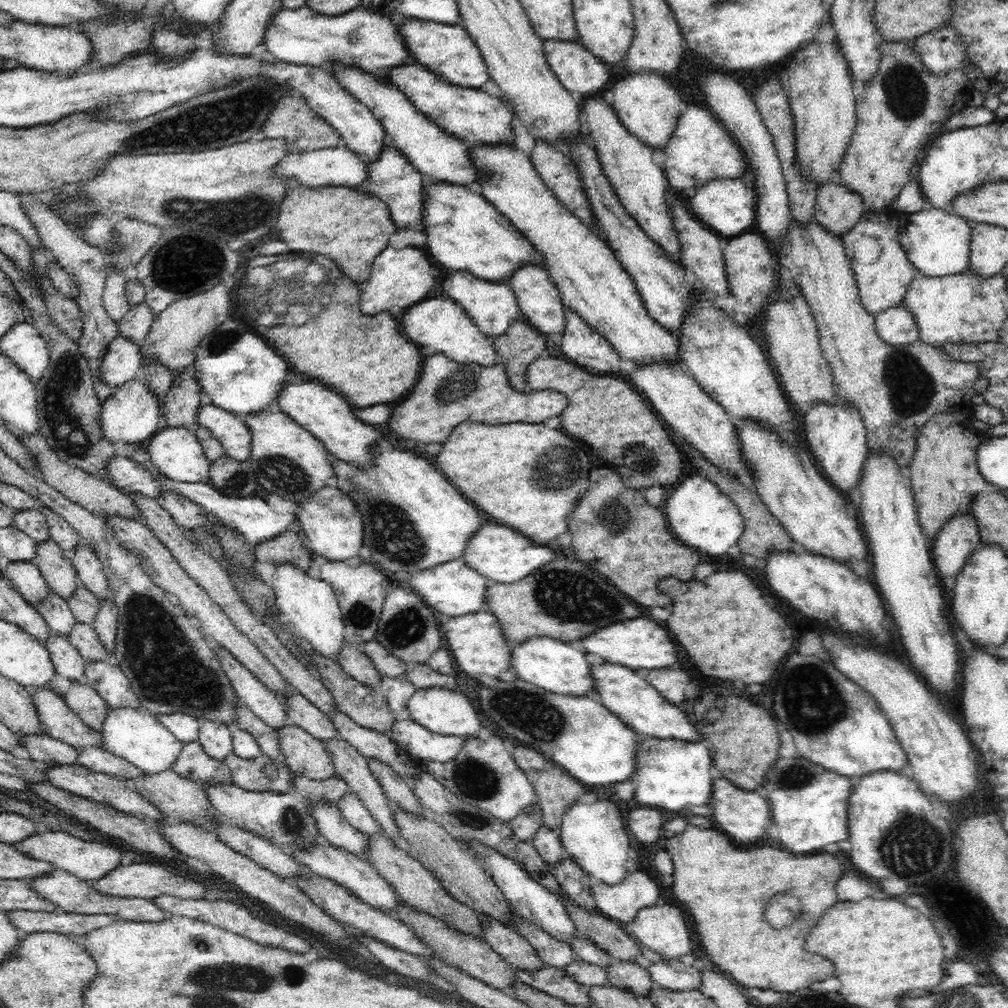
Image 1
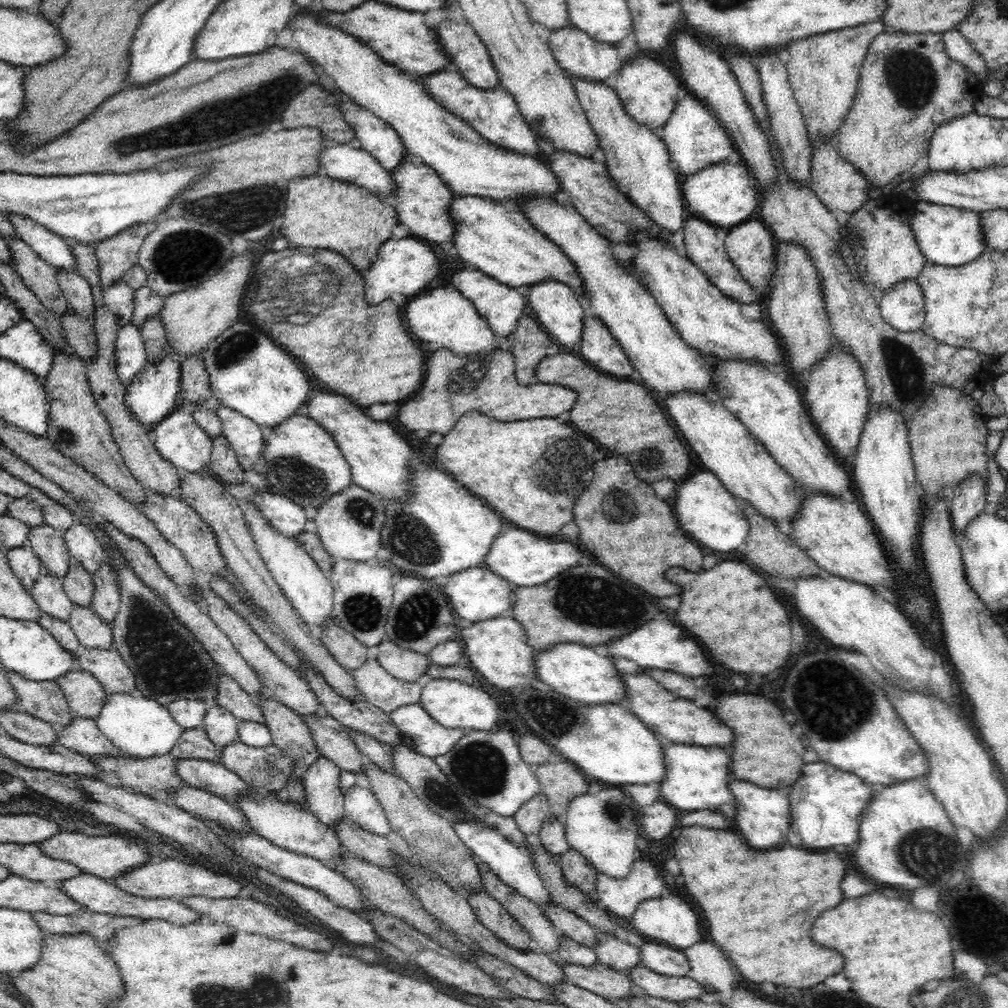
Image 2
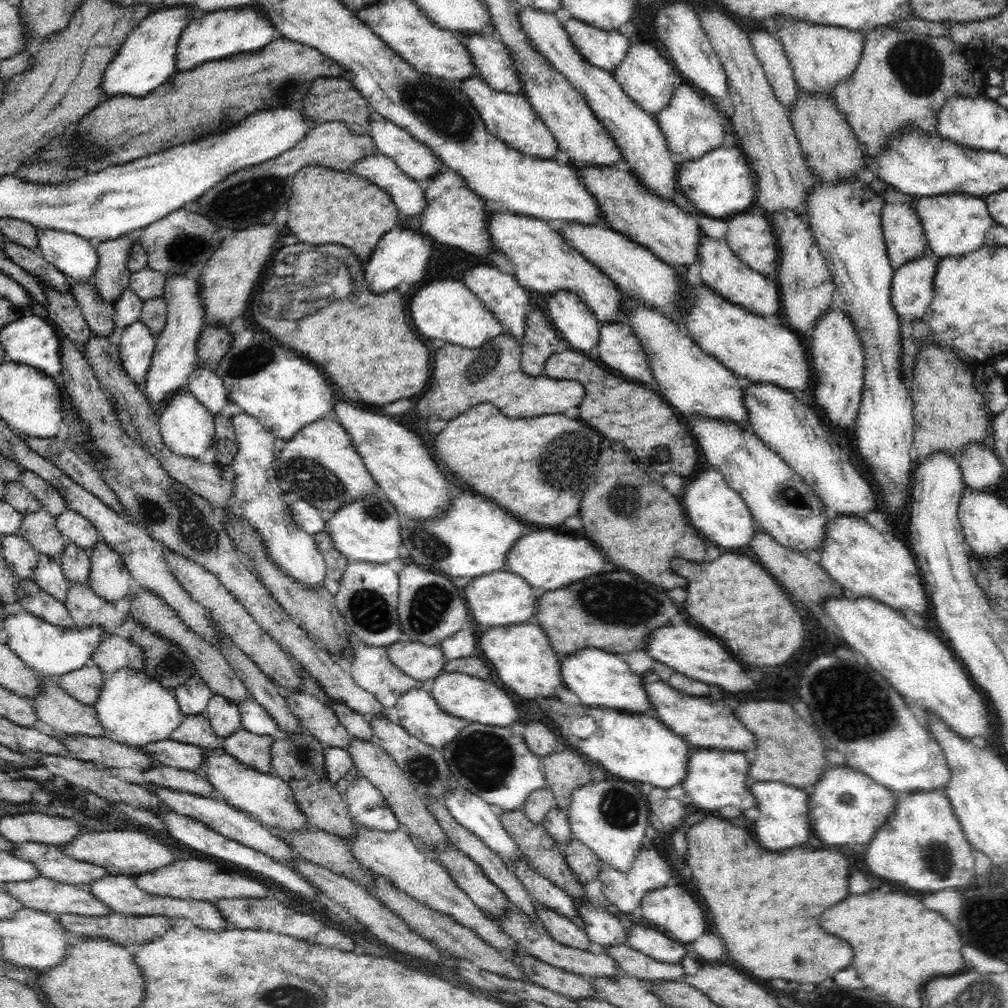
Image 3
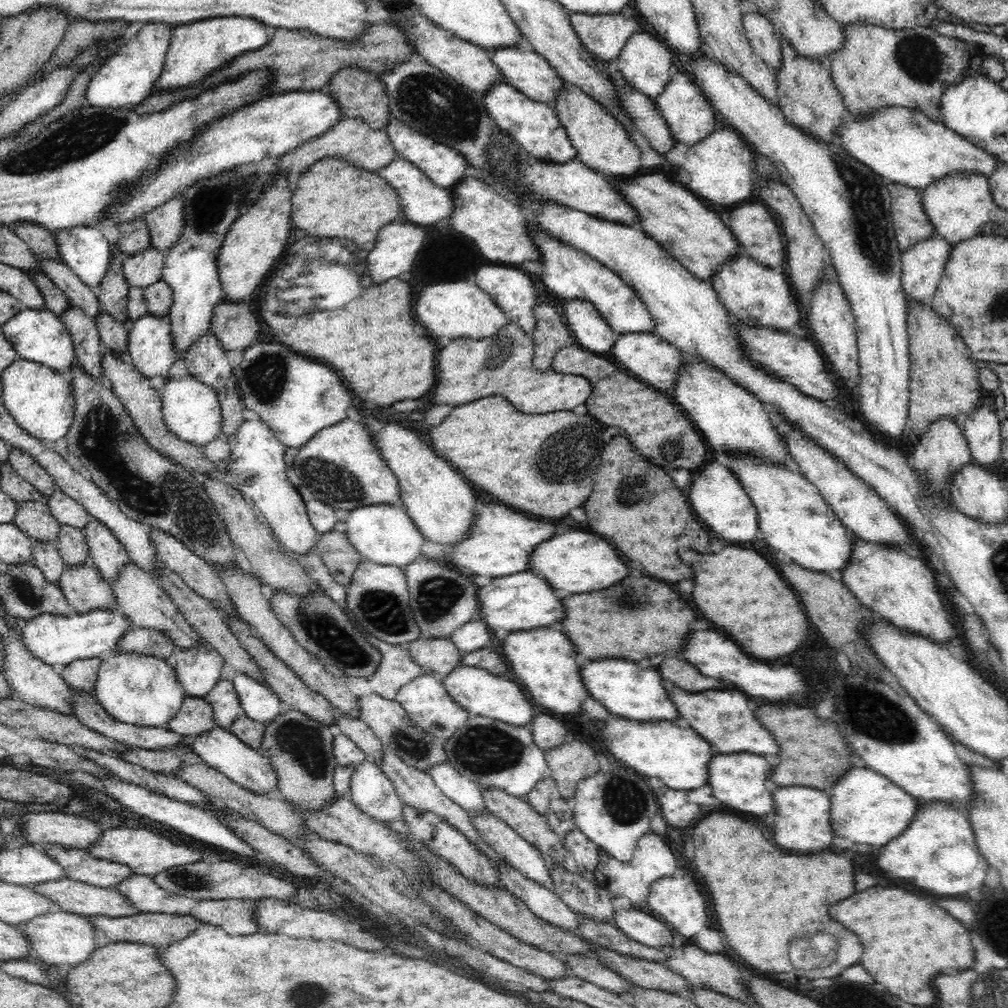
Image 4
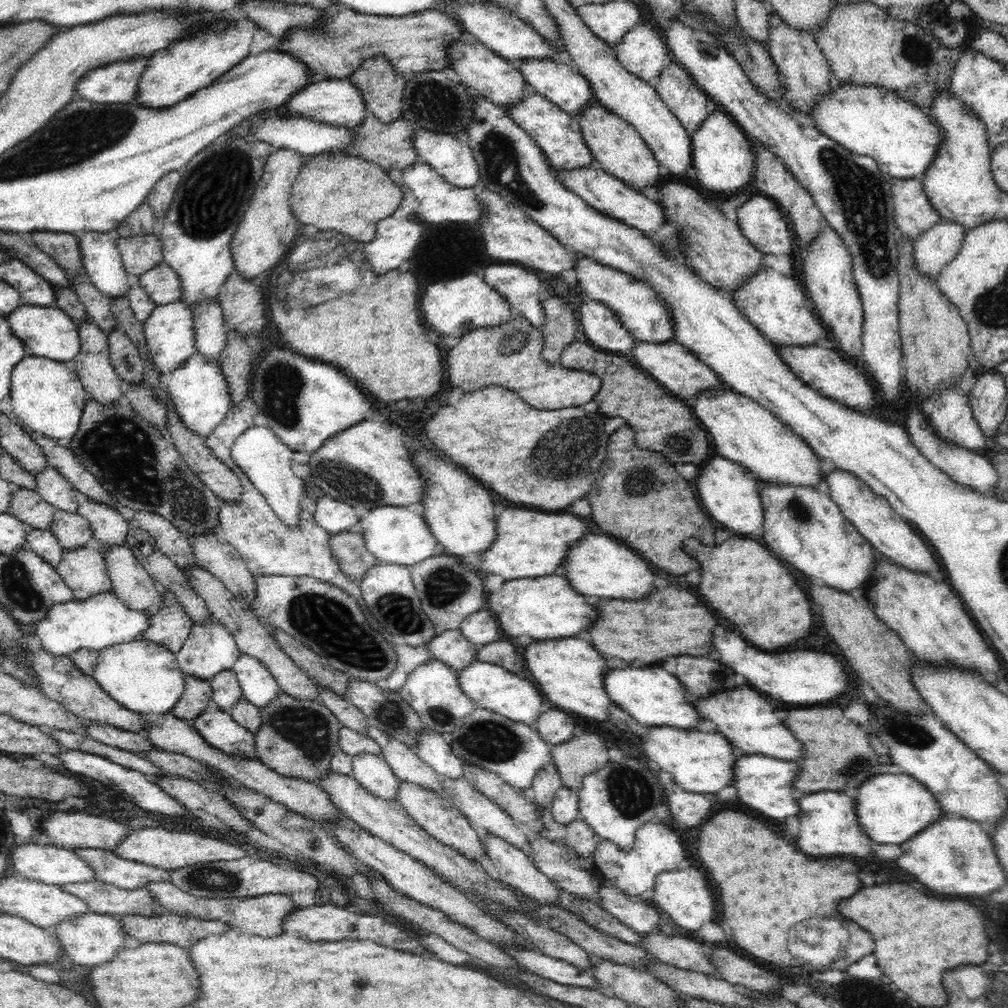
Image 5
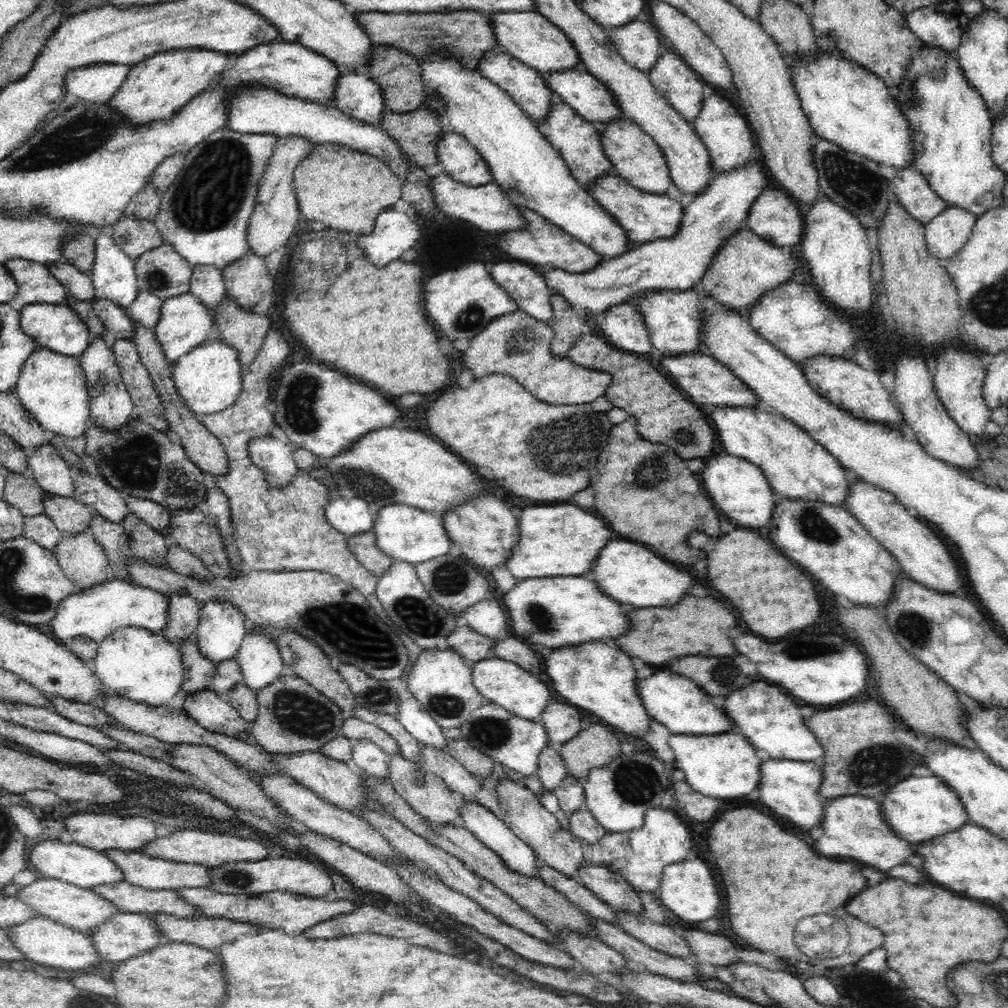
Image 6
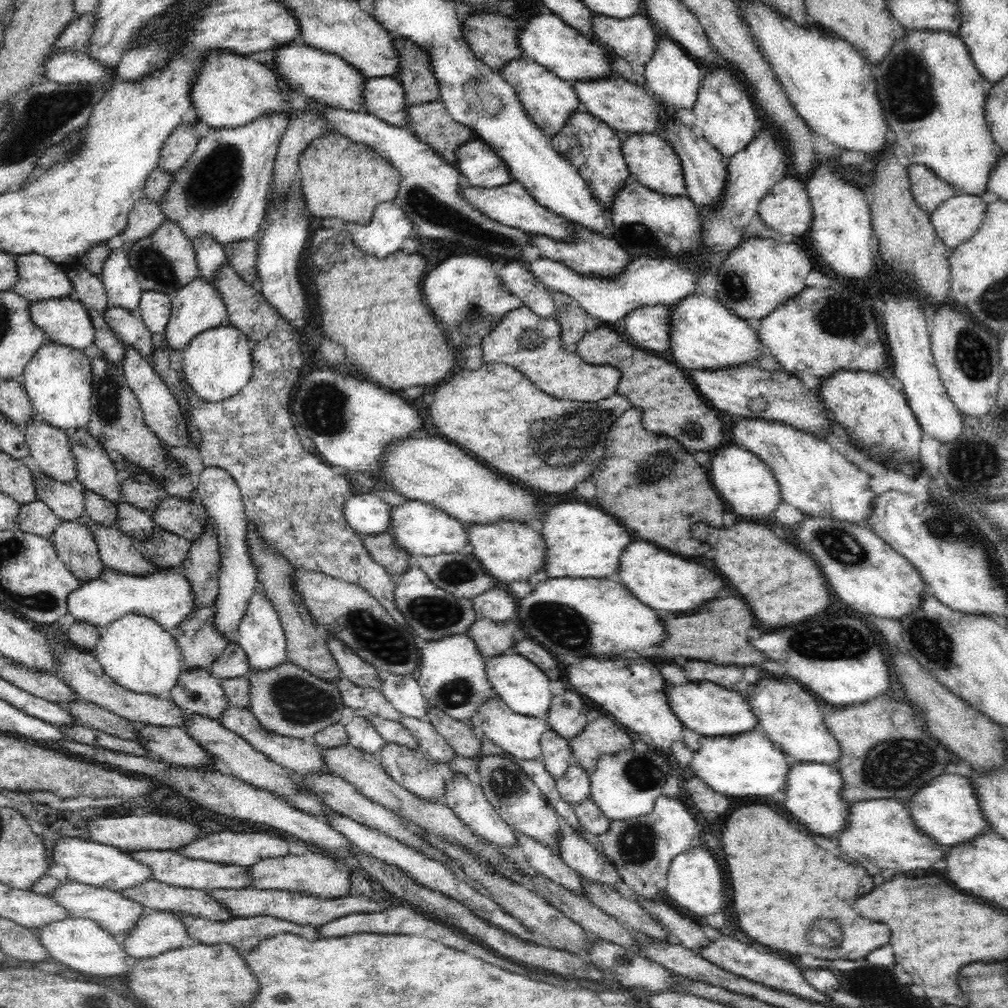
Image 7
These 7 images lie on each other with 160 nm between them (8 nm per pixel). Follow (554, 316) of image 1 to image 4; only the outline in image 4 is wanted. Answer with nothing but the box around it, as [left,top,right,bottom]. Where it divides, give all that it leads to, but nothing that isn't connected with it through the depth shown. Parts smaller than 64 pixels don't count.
[564,300,616,353]

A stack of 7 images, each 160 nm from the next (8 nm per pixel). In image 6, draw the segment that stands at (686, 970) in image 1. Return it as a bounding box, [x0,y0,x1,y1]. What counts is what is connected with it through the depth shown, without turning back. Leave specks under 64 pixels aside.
[577,862,642,914]

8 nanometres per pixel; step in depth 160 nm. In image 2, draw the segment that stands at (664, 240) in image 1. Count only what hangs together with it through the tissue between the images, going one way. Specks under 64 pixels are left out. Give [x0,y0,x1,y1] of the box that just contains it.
[571,76,688,235]

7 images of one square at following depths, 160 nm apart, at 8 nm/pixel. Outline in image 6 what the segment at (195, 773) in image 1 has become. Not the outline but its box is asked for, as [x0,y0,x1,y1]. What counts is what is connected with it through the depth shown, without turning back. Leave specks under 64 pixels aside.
[178,633,217,697]

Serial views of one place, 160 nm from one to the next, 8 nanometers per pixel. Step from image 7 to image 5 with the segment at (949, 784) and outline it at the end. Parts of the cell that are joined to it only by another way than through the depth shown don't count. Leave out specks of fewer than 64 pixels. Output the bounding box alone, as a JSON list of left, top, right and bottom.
[852,773,945,844]

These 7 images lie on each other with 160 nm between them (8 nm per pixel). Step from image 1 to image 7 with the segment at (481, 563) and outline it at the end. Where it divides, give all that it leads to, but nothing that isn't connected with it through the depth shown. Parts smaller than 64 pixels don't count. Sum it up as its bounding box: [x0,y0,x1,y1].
[618,542,724,612]

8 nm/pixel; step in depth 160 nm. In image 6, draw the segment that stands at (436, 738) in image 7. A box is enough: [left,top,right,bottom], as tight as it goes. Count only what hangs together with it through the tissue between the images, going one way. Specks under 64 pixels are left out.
[421,747,481,802]

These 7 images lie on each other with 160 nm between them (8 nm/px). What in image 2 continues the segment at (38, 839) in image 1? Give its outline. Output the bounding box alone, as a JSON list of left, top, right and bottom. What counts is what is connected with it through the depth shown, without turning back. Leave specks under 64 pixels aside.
[37,831,152,880]

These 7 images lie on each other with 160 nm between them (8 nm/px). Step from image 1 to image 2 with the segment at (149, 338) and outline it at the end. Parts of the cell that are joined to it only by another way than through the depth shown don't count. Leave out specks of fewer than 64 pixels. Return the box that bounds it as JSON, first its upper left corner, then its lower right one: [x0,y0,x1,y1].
[159,252,253,358]

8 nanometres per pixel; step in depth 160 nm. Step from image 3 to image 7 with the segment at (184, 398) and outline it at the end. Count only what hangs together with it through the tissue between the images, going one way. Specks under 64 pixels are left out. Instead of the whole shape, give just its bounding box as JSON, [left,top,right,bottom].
[180,324,253,402]

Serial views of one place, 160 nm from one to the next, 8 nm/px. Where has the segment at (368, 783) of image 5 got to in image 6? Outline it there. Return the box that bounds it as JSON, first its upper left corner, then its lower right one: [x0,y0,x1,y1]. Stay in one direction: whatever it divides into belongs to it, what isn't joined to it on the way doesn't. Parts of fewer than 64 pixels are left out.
[351,738,392,778]

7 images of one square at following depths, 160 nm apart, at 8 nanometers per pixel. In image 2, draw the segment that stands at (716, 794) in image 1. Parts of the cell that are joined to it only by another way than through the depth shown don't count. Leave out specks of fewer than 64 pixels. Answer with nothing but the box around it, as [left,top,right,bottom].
[729,778,792,850]

